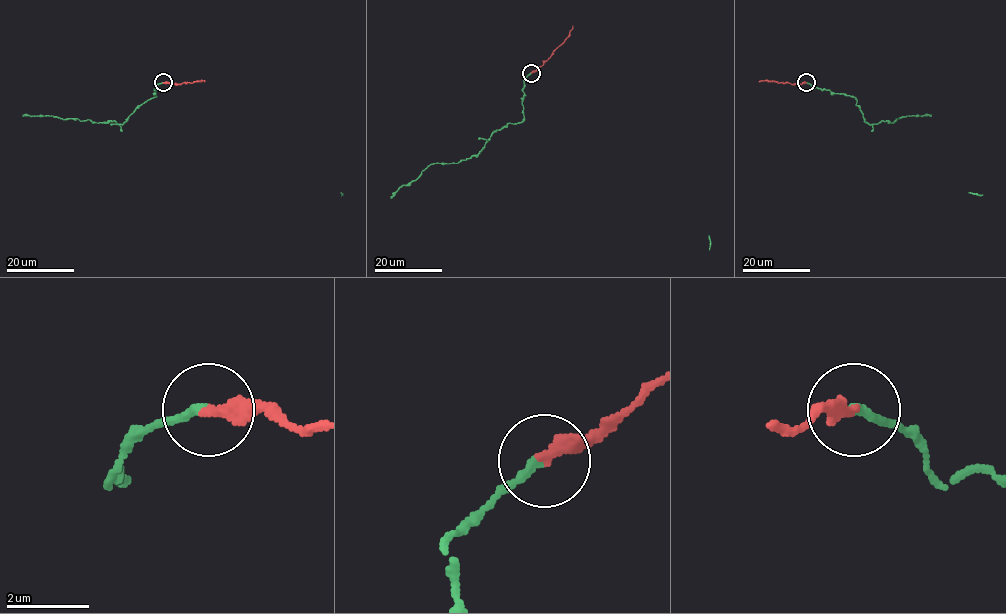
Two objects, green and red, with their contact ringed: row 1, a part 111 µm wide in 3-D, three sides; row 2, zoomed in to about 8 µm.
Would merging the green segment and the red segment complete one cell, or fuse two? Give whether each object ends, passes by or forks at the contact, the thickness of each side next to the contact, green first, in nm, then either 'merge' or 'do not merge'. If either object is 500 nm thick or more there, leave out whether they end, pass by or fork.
green ends | red ends | 200/360 nm | merge

